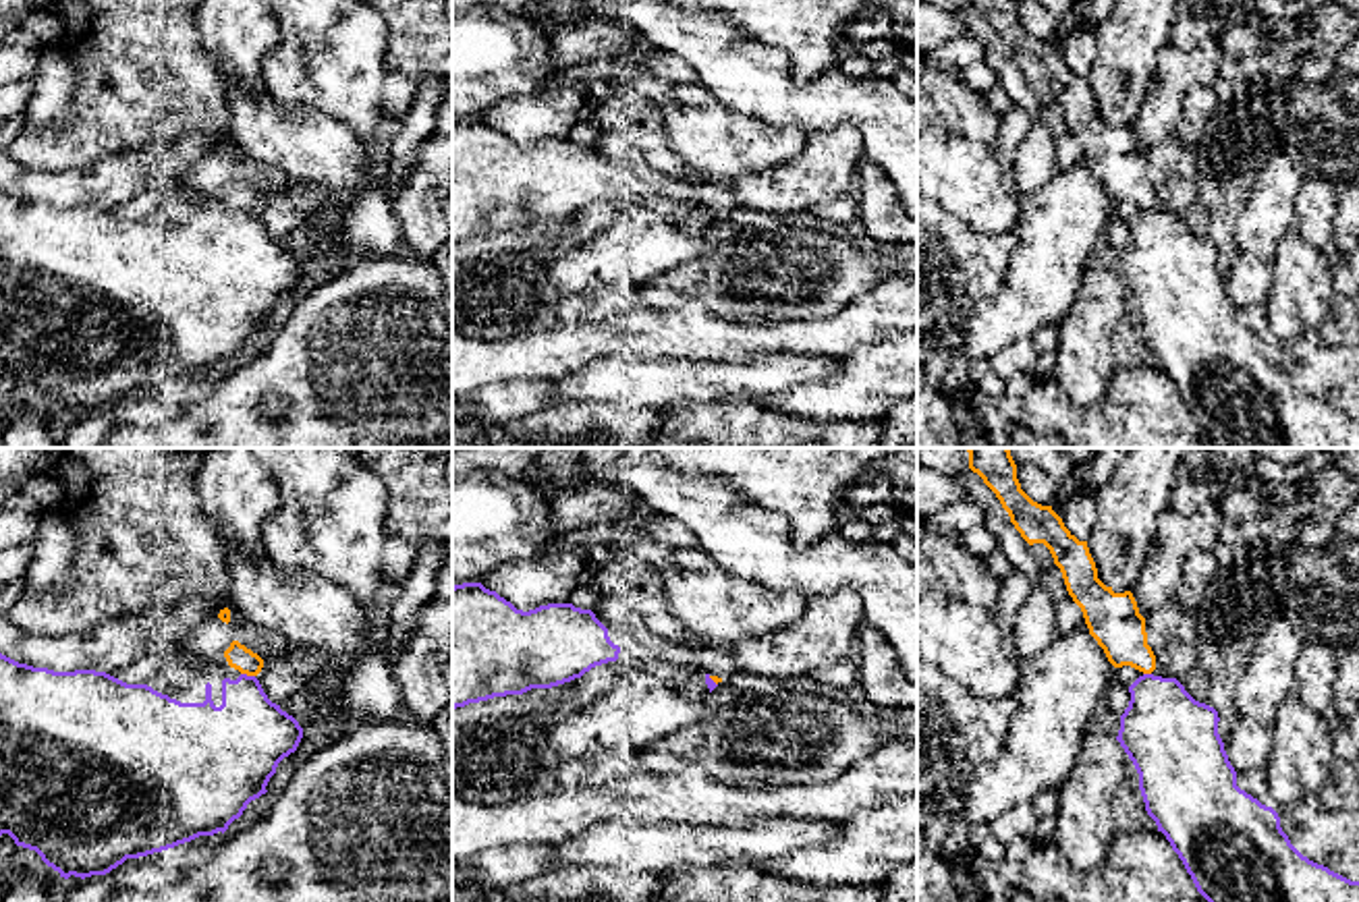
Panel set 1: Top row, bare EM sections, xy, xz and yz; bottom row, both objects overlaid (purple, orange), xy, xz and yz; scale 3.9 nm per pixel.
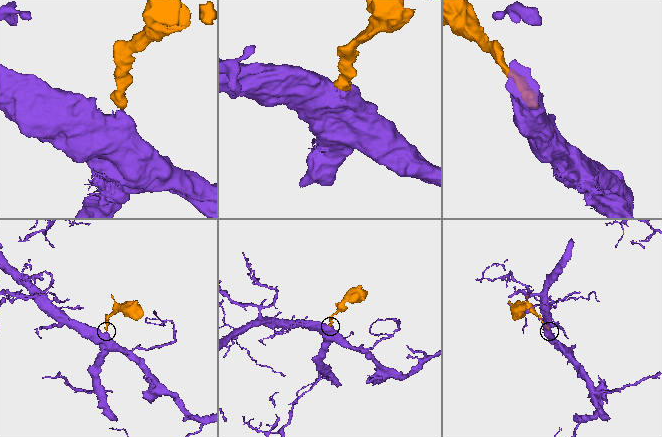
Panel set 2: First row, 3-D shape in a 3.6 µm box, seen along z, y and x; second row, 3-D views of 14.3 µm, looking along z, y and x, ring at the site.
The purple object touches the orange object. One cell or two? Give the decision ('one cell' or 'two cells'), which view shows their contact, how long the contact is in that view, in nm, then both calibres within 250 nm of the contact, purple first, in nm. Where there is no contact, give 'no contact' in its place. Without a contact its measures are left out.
two cells; contact in xy; length 60 nm; calibres 320 and 90 nm

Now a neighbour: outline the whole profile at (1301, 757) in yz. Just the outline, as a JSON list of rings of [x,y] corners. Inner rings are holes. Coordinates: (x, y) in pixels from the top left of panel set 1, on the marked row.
[[[1291,693],[1274,717],[1274,744],[1264,769],[1266,784],[1280,809],[1291,809],[1318,790],[1332,773],[1334,744],[1324,715]]]

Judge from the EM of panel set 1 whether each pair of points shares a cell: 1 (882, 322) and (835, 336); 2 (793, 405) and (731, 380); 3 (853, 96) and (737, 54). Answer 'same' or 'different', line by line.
1: same
2: different
3: same

